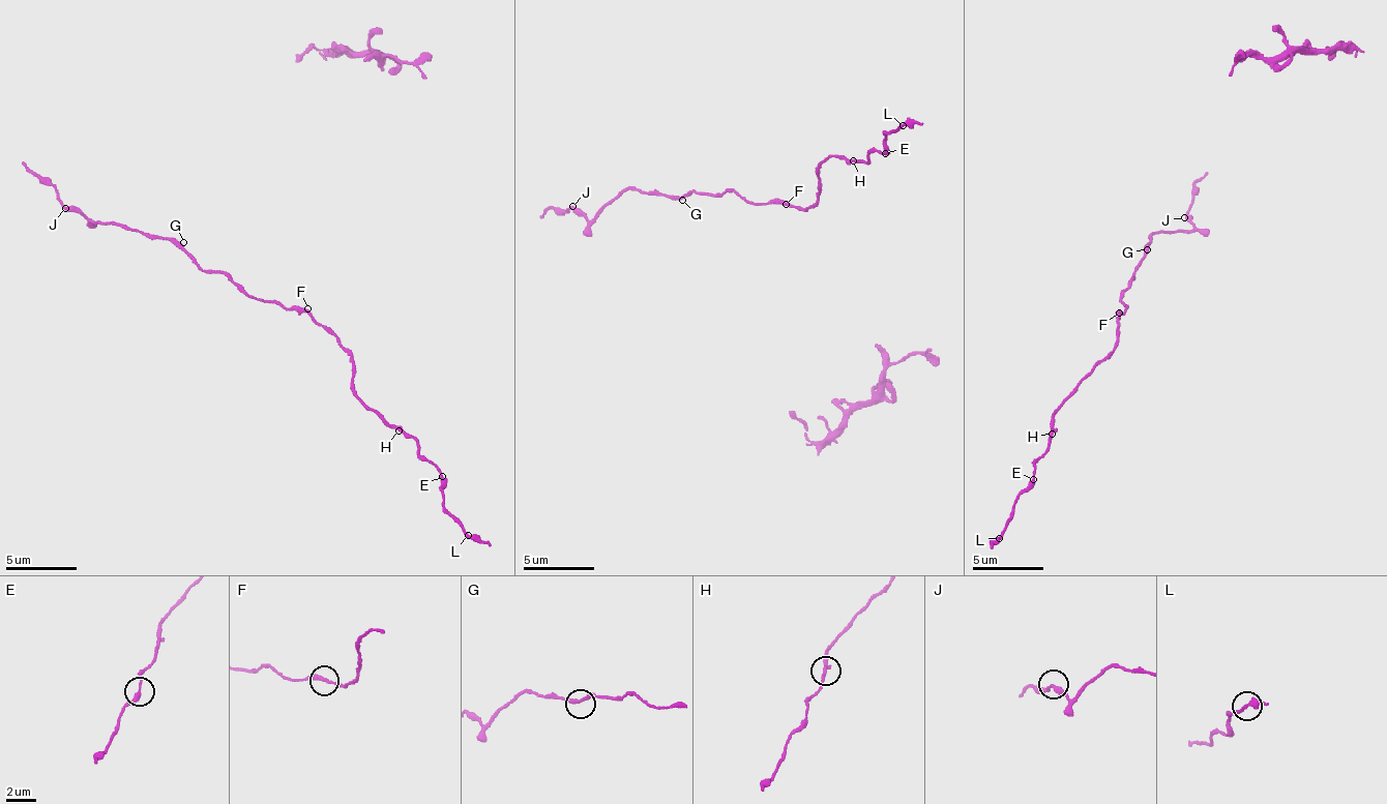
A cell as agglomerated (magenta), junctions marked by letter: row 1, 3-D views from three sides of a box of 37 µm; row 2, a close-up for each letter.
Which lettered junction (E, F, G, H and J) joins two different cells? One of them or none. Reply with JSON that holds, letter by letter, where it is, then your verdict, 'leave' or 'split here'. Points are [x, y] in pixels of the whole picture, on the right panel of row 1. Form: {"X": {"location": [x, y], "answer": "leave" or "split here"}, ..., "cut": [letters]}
{"E": {"location": [1033, 479], "answer": "leave"}, "F": {"location": [1119, 313], "answer": "leave"}, "G": {"location": [1147, 249], "answer": "leave"}, "H": {"location": [1052, 434], "answer": "leave"}, "J": {"location": [1184, 217], "answer": "leave"}, "cut": []}

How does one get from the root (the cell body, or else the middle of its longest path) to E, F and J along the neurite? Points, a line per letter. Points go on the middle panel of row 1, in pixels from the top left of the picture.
E: (698, 192), (738, 191), (756, 205), (806, 210), (816, 199), (815, 173), (829, 155), (858, 161), (885, 152)
F: (698, 192), (717, 196), (738, 191), (746, 201), (756, 205), (786, 204)
J: (698, 192), (666, 197), (644, 190), (622, 190), (593, 219), (587, 219), (572, 206)

